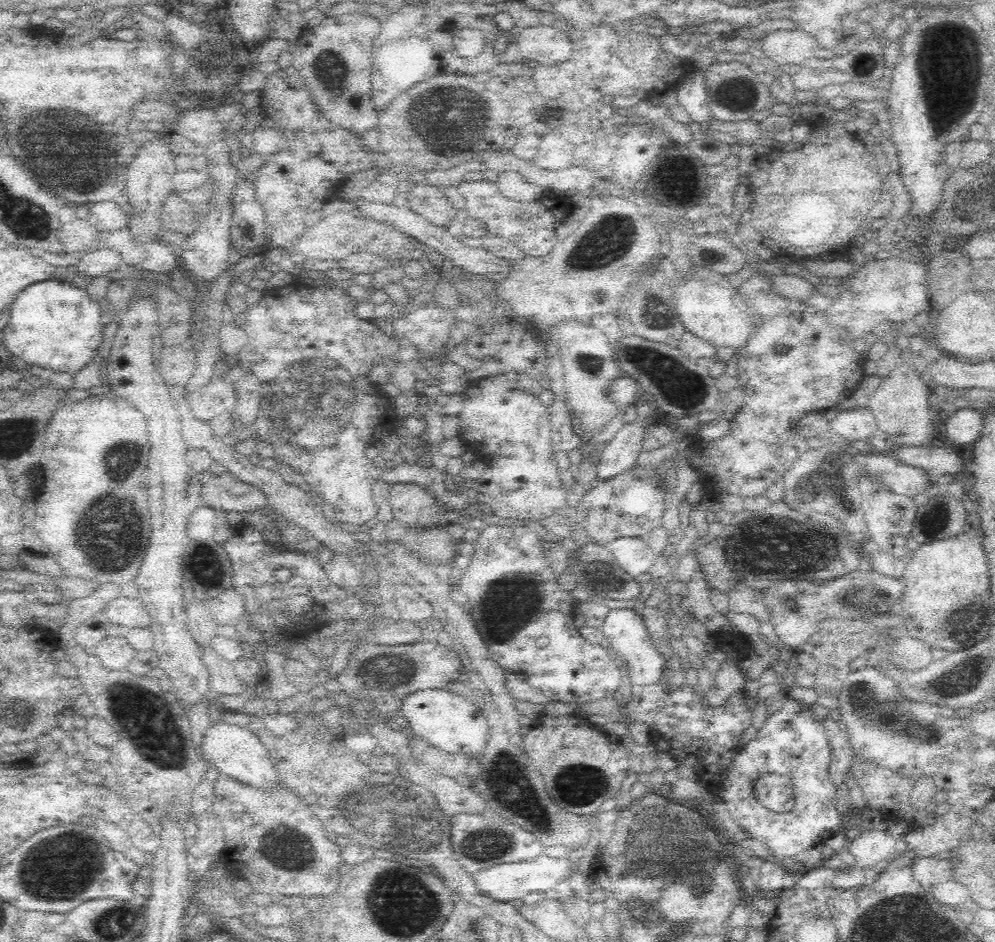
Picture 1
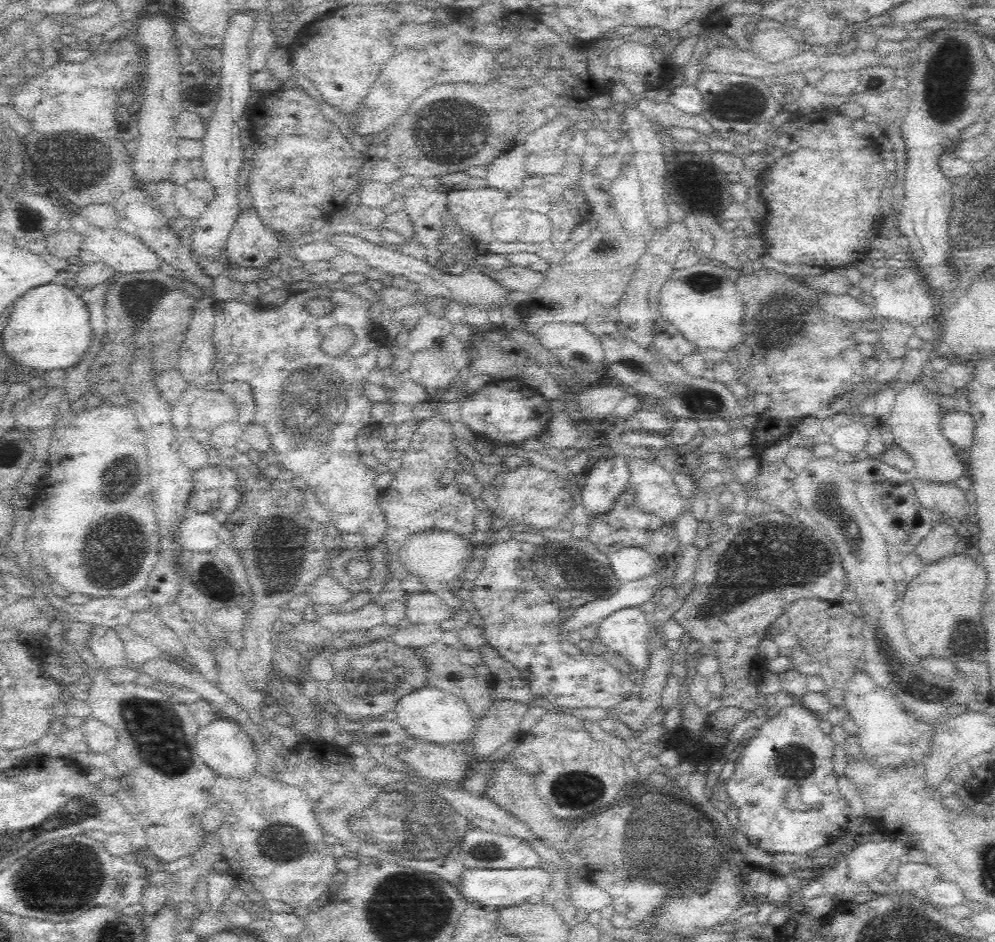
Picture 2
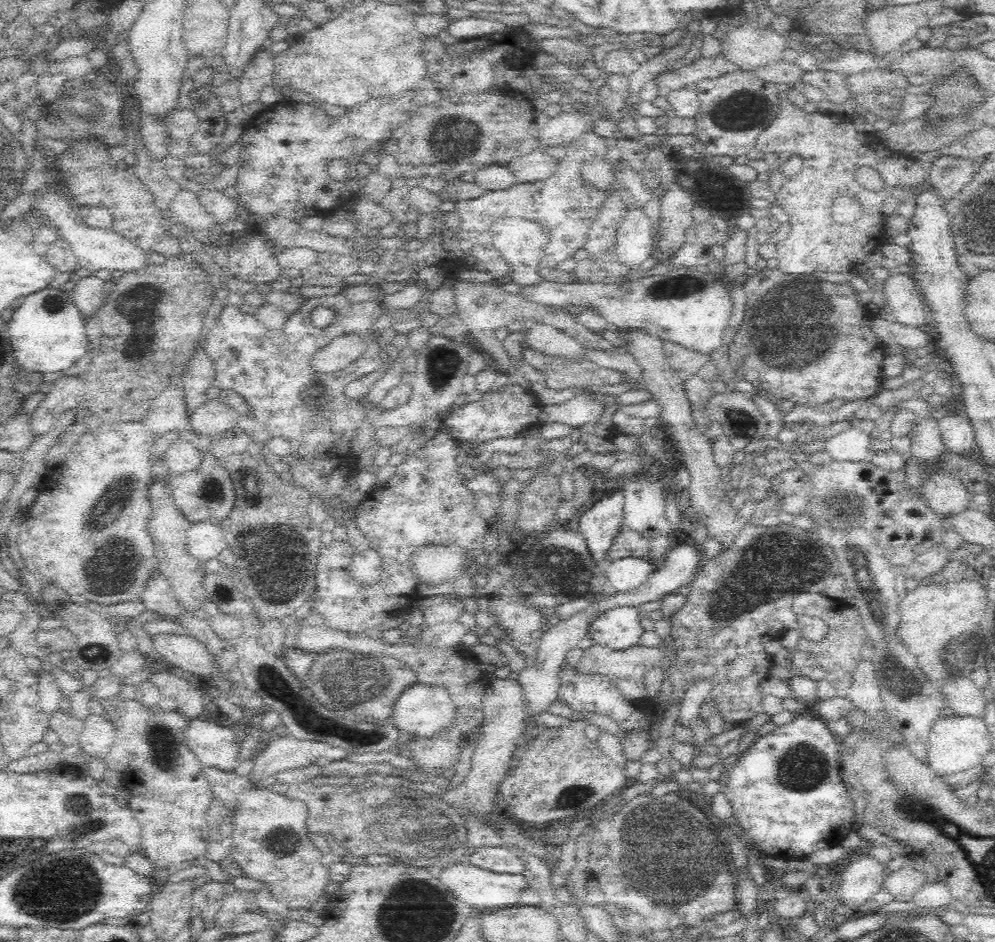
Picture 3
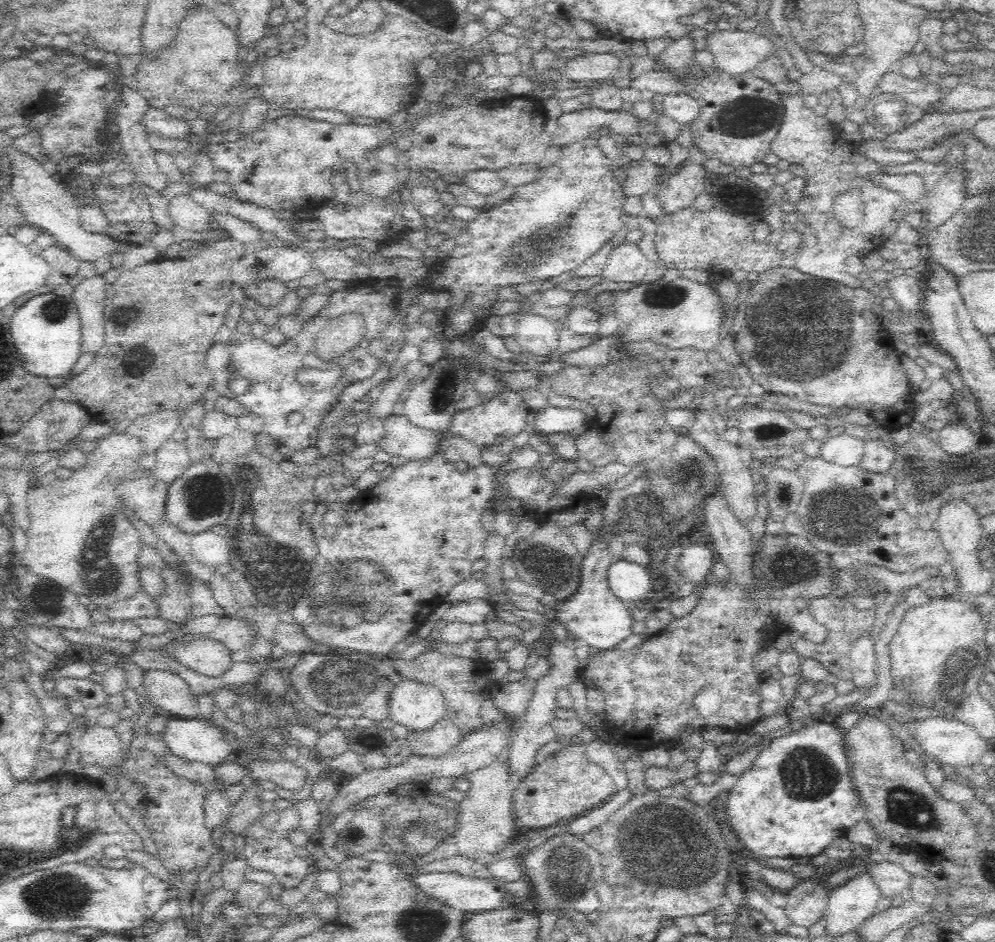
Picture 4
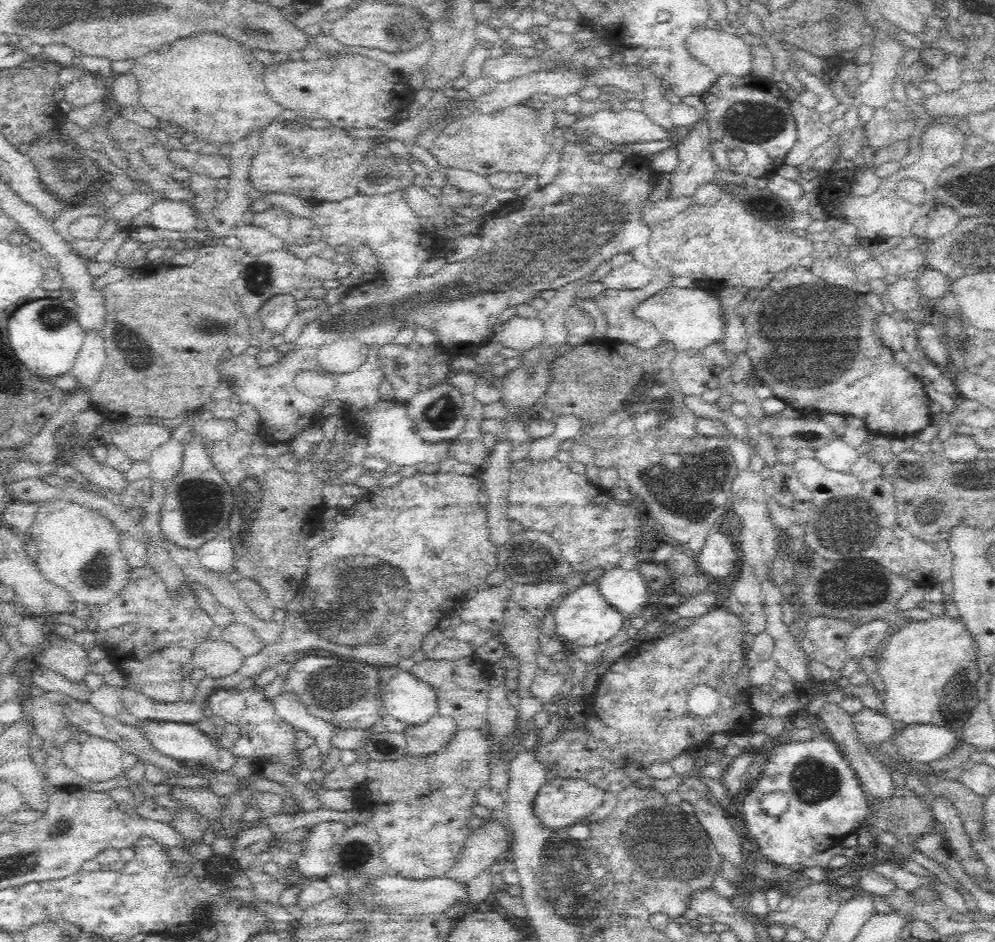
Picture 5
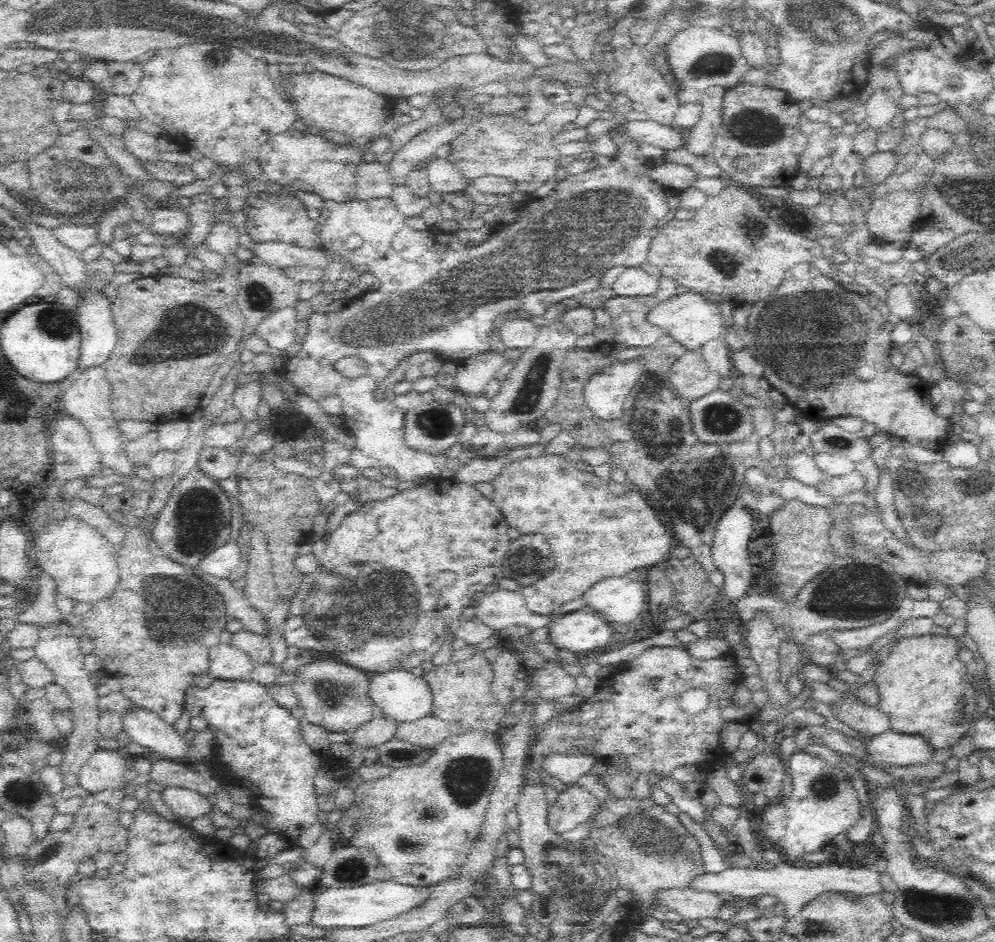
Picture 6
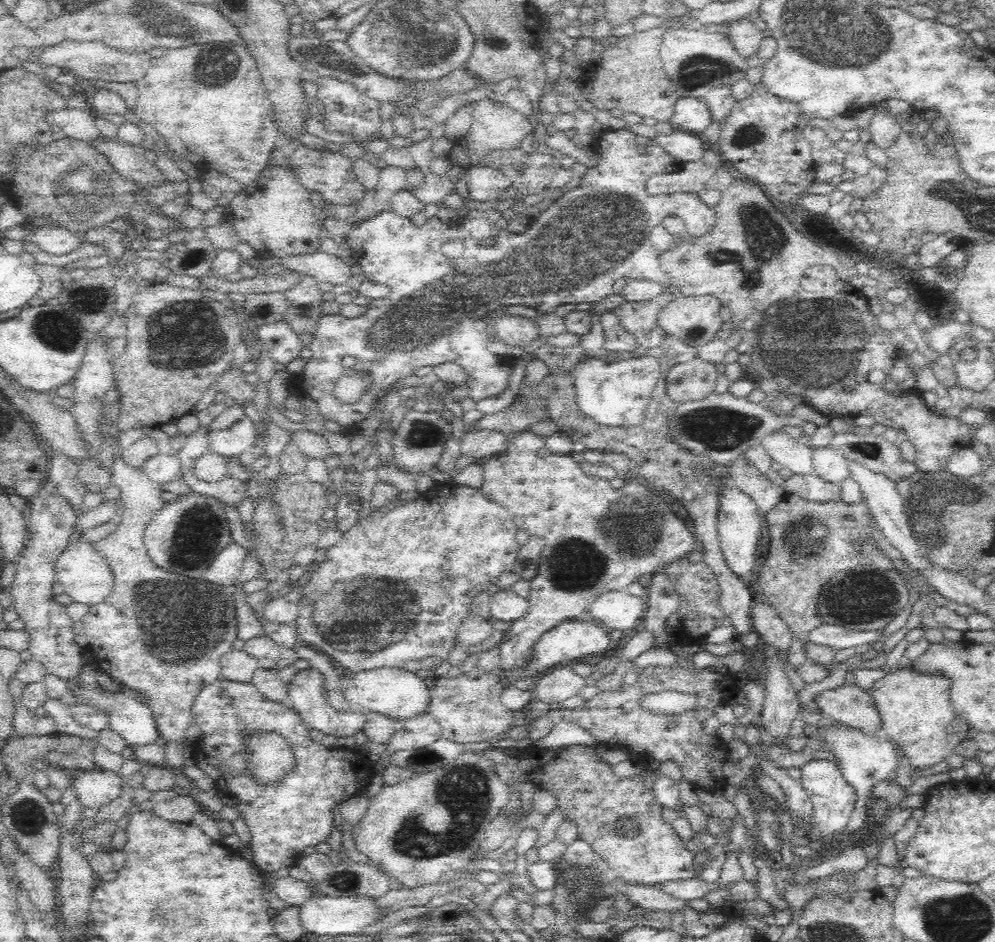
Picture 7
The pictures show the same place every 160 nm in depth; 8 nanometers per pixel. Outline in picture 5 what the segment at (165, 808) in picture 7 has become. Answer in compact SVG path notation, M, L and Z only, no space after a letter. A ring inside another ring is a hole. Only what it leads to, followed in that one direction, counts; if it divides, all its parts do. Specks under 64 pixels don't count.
M175 787L170 789L169 795L172 800L182 804L192 805L201 817L210 822L216 822L221 816L220 797L209 788L187 789Z

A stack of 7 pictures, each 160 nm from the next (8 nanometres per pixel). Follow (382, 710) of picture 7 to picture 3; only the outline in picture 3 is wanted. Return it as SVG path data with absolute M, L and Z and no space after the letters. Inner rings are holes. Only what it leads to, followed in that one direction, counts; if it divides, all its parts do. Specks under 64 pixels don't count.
M417 682L414 686L406 688L402 696L396 700L391 718L398 730L408 732L412 737L432 738L444 734L450 726L455 726L456 706L446 688Z

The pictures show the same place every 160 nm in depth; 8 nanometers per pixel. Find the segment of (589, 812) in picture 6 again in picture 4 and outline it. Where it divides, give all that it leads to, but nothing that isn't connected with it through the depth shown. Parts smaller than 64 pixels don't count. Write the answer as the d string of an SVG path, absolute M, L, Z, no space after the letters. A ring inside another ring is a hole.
M574 737L564 739L563 744L565 748L558 752L560 754L558 758L550 758L543 764L537 764L532 773L524 776L522 780L516 780L516 788L512 790L511 795L511 810L514 821L520 830L539 830L566 824L587 814L590 810L599 808L610 797L617 795L613 779L606 774L606 770L600 764L591 762L586 755L587 748L584 742L581 744L578 738Z

